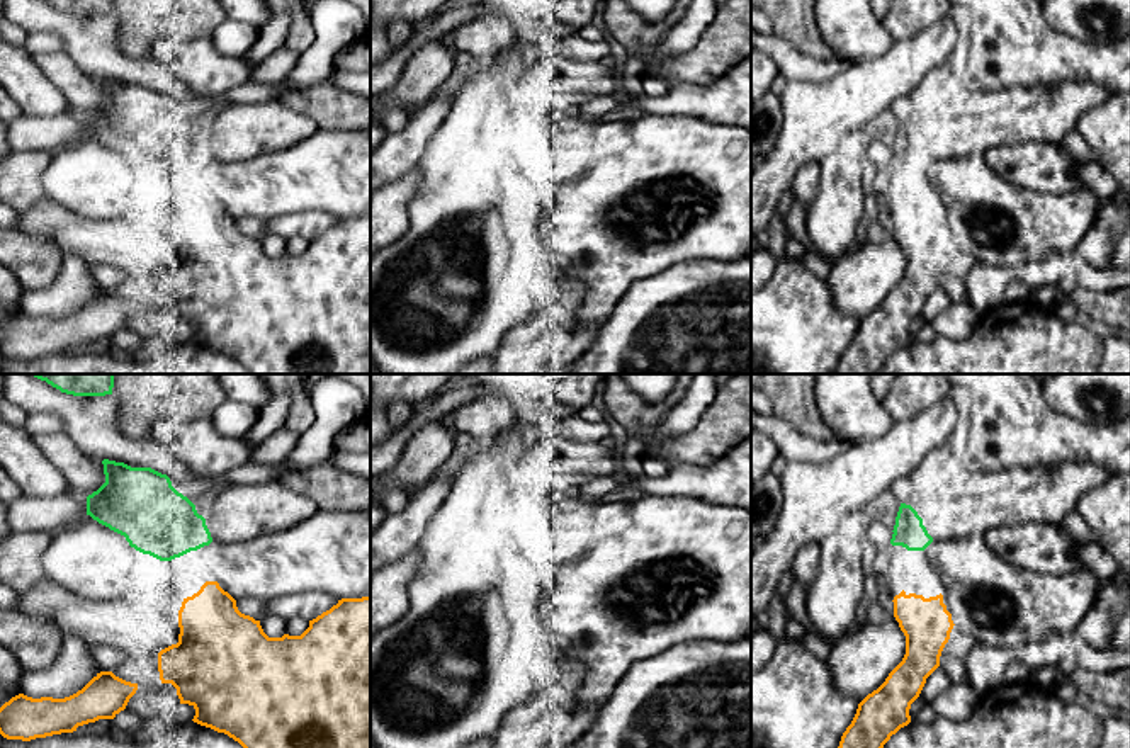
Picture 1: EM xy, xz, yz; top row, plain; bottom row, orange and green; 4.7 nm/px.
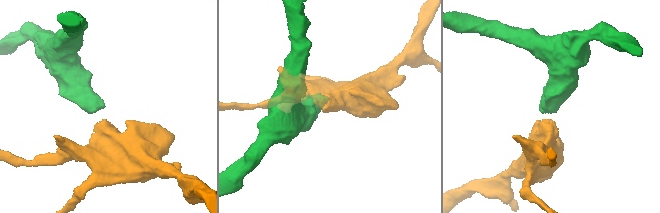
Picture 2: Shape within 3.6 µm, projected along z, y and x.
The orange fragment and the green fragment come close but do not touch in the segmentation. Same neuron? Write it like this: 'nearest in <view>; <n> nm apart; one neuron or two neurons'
nearest in xy; 160 nm apart; one neuron

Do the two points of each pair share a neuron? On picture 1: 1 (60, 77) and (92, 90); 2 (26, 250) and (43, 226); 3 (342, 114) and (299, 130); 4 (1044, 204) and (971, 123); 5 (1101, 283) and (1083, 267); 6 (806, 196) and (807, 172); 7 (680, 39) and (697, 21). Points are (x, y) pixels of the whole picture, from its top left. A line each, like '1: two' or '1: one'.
1: one
2: two
3: two
4: two
5: one
6: one
7: one

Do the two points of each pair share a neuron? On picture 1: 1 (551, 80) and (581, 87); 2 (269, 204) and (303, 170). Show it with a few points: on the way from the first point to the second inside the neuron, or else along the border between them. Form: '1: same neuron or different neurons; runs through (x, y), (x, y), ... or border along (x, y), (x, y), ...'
1: same neuron; runs through (558, 82), (575, 84)
2: same neuron; runs through (277, 196), (294, 179)

